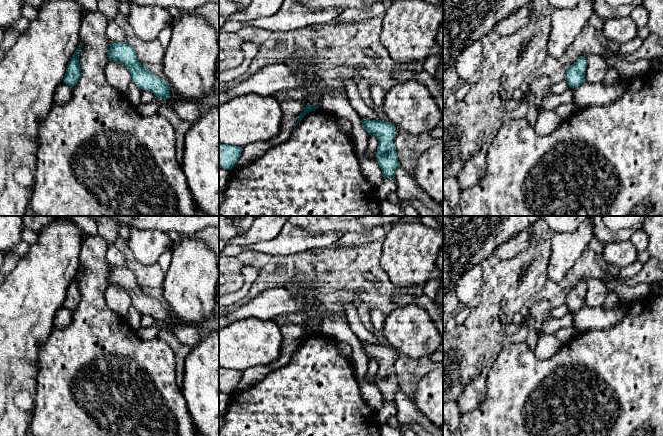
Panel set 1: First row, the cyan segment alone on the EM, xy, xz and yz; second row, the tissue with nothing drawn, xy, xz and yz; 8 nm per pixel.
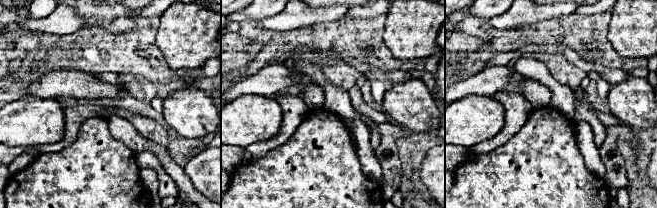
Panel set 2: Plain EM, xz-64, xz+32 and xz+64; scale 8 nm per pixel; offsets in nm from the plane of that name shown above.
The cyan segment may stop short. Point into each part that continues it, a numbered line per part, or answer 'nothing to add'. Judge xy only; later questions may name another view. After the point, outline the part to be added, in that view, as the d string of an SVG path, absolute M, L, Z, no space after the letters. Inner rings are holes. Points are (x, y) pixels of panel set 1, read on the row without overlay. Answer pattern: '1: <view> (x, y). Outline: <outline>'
1: xy (173, 320). Outline: M172 313L169 314L169 324L170 325L176 325L178 323L181 323Z

